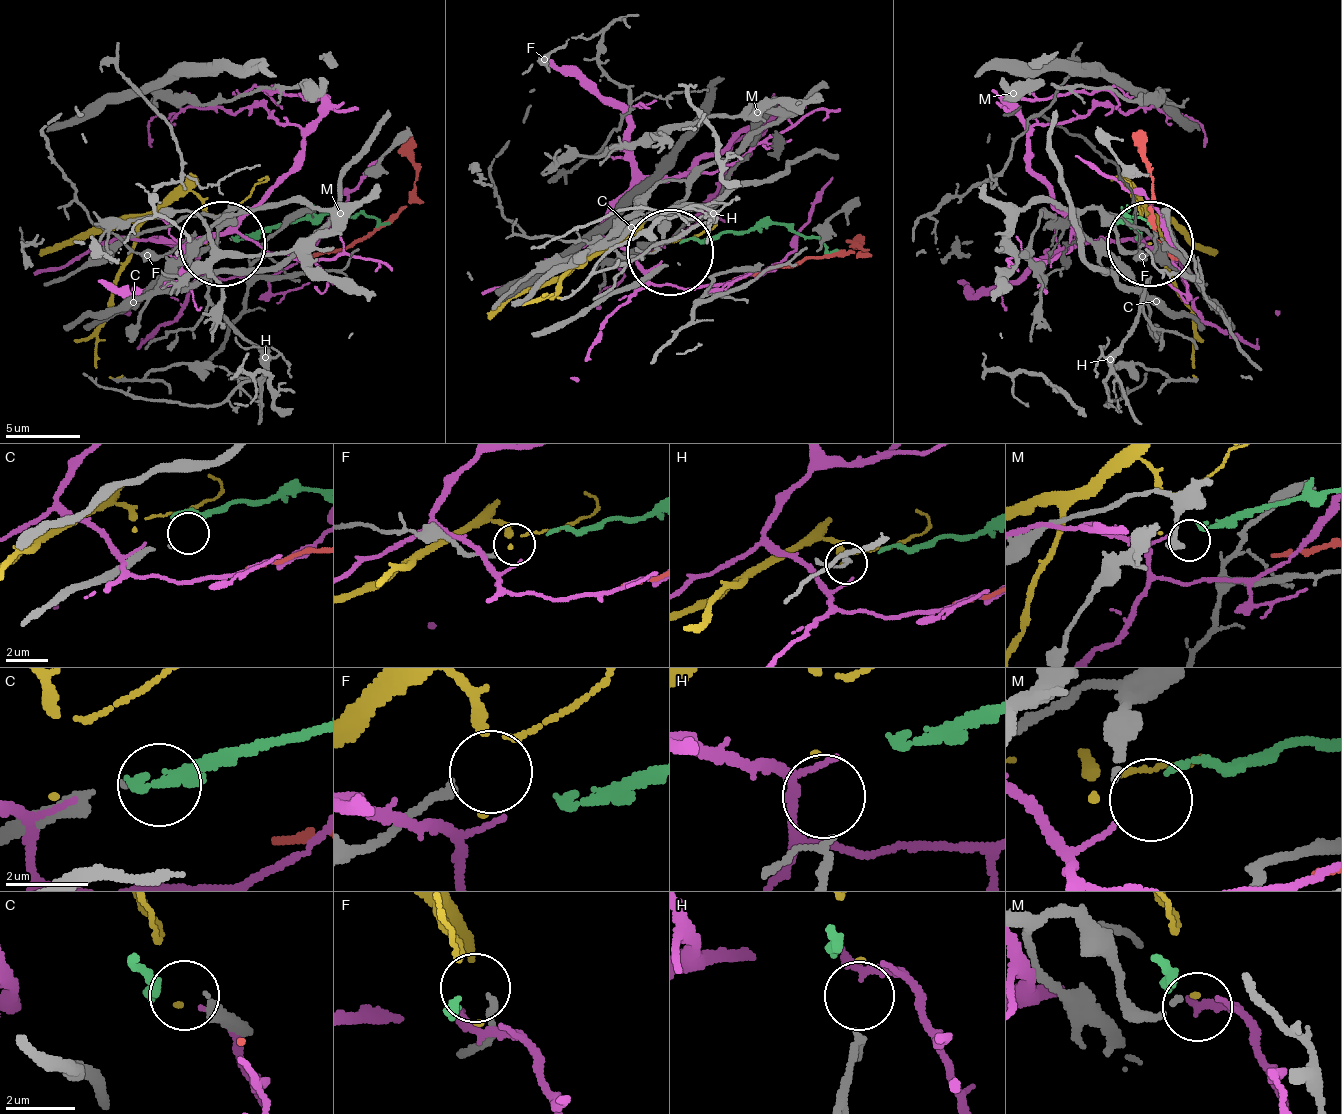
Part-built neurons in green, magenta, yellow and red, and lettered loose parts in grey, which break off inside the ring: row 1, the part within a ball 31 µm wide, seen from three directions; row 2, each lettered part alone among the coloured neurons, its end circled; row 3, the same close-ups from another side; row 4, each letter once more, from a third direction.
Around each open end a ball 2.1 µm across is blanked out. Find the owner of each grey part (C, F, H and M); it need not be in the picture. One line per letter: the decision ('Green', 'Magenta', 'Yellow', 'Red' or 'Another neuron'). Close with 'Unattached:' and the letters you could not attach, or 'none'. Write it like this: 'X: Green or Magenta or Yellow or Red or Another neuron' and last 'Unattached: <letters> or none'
C: Another neuron
F: Another neuron
H: Yellow
M: Green
Unattached: C, F

